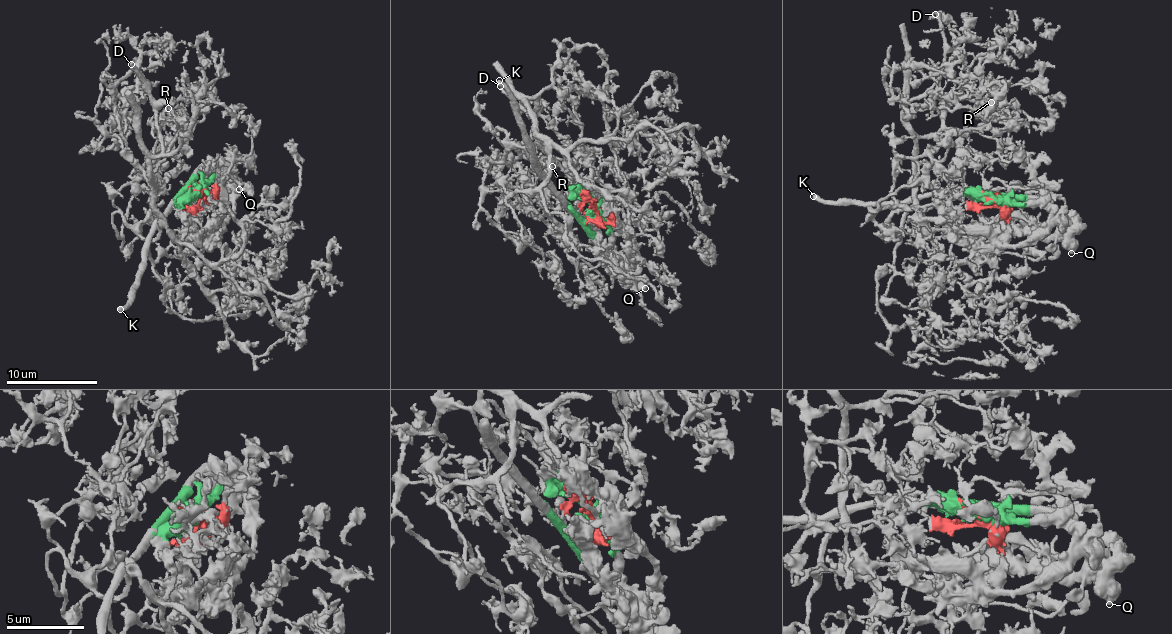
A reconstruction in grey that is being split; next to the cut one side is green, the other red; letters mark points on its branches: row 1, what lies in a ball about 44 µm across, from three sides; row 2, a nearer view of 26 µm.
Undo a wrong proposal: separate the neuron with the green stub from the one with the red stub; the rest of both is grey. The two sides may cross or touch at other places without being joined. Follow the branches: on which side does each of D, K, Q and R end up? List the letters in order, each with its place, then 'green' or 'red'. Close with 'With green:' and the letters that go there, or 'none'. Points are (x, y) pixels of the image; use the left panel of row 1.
D: place (131, 64); red
K: place (120, 309); green
Q: place (239, 189); green
R: place (168, 108); red
With green: K, Q

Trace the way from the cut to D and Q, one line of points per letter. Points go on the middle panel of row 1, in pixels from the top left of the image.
D: (592, 208), (575, 165), (562, 149), (537, 134), (527, 101), (537, 96), (529, 112), (501, 86)
Q: (592, 208), (592, 216), (606, 227), (613, 247), (628, 263), (634, 279), (644, 289)

